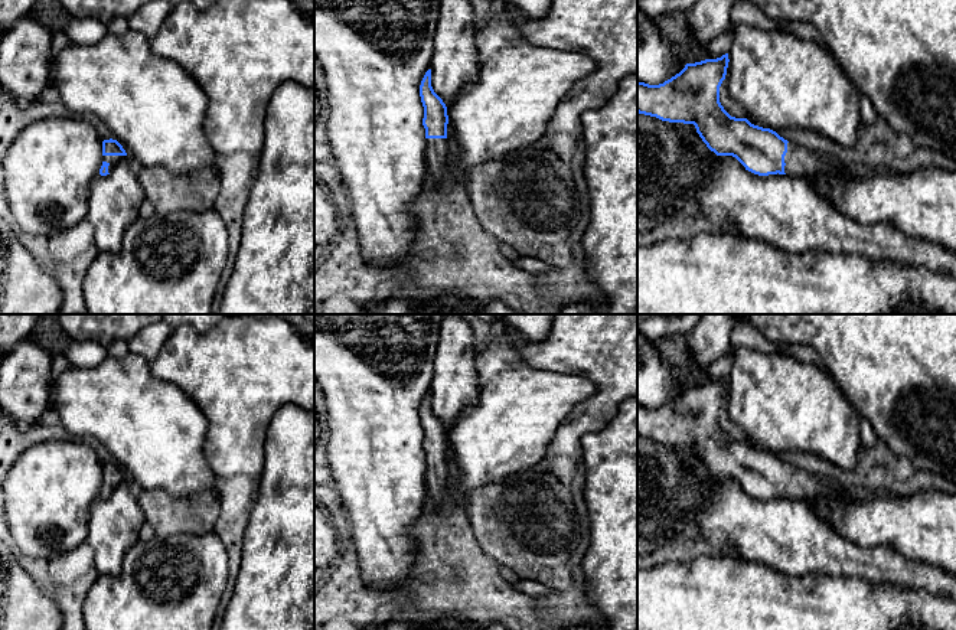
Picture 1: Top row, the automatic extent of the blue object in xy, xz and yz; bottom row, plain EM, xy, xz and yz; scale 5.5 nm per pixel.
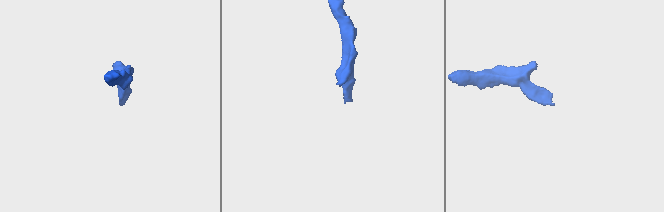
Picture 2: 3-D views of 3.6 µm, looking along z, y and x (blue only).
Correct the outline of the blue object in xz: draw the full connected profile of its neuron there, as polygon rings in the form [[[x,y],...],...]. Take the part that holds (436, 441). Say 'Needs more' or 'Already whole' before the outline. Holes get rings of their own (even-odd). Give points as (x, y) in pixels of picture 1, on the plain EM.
Needs more. [[[431,392],[420,408],[420,420],[424,430],[422,448],[425,451],[425,484],[428,497],[441,505],[447,499],[450,463],[447,461],[447,430],[431,409]]]

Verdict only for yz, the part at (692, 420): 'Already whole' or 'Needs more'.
Needs more

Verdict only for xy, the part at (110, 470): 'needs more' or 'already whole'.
needs more

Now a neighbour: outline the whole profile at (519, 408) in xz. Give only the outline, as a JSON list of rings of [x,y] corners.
[[[499,324],[495,327],[493,334],[477,346],[476,368],[480,381],[479,399],[460,414],[448,432],[448,444],[454,457],[453,463],[460,470],[453,496],[461,502],[472,490],[502,482],[521,470],[539,464],[552,437],[571,409],[596,392],[594,383],[578,375],[529,366]]]

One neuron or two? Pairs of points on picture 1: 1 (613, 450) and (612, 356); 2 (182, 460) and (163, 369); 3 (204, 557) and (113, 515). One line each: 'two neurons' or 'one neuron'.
1: two neurons
2: two neurons
3: two neurons

